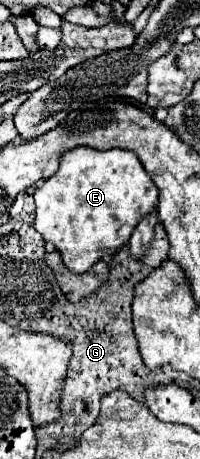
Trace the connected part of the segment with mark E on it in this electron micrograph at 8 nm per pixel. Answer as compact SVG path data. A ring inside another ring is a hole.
M73 148L61 154L61 164L55 176L45 180L37 190L35 190L35 204L37 204L37 218L35 218L35 228L37 232L55 248L59 250L65 266L81 274L89 270L103 254L115 254L121 246L129 242L129 236L137 222L149 214L157 206L159 200L159 190L153 186L153 180L149 174L145 174L145 168L141 166L141 160L137 154L127 152L127 150L91 150L91 148Z

